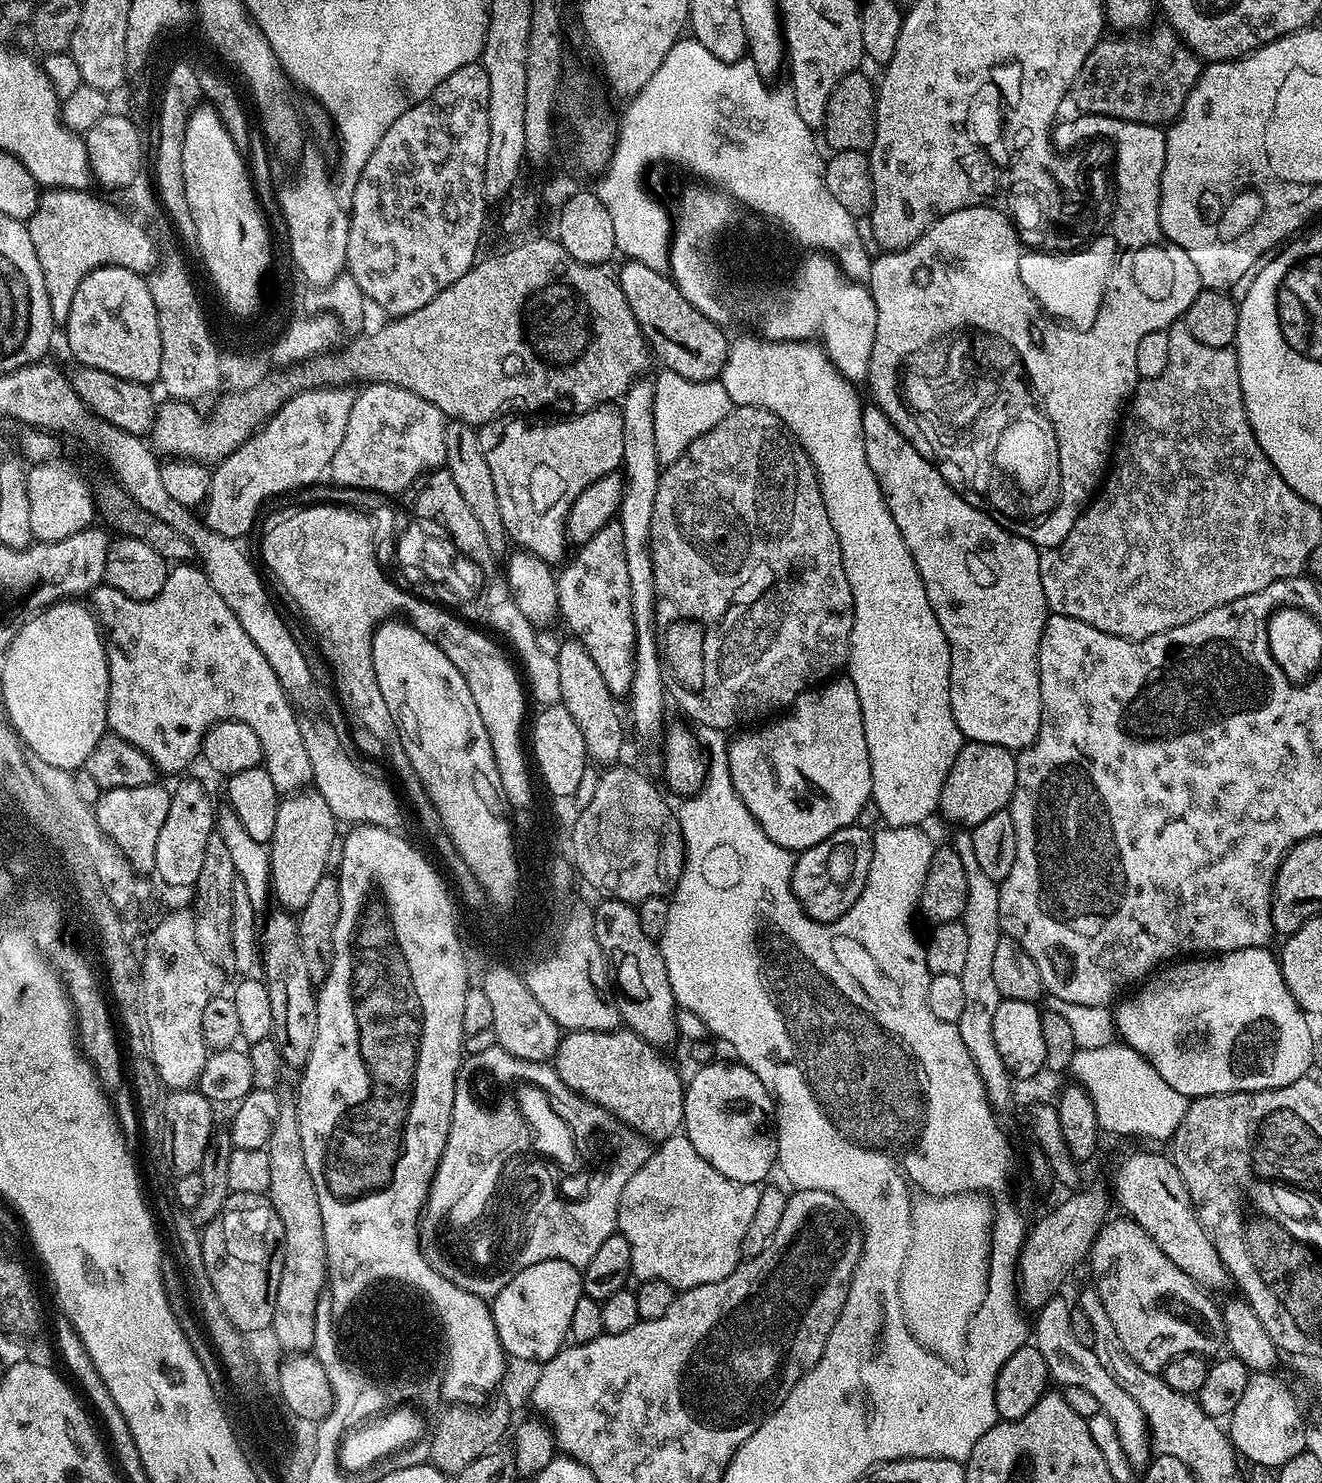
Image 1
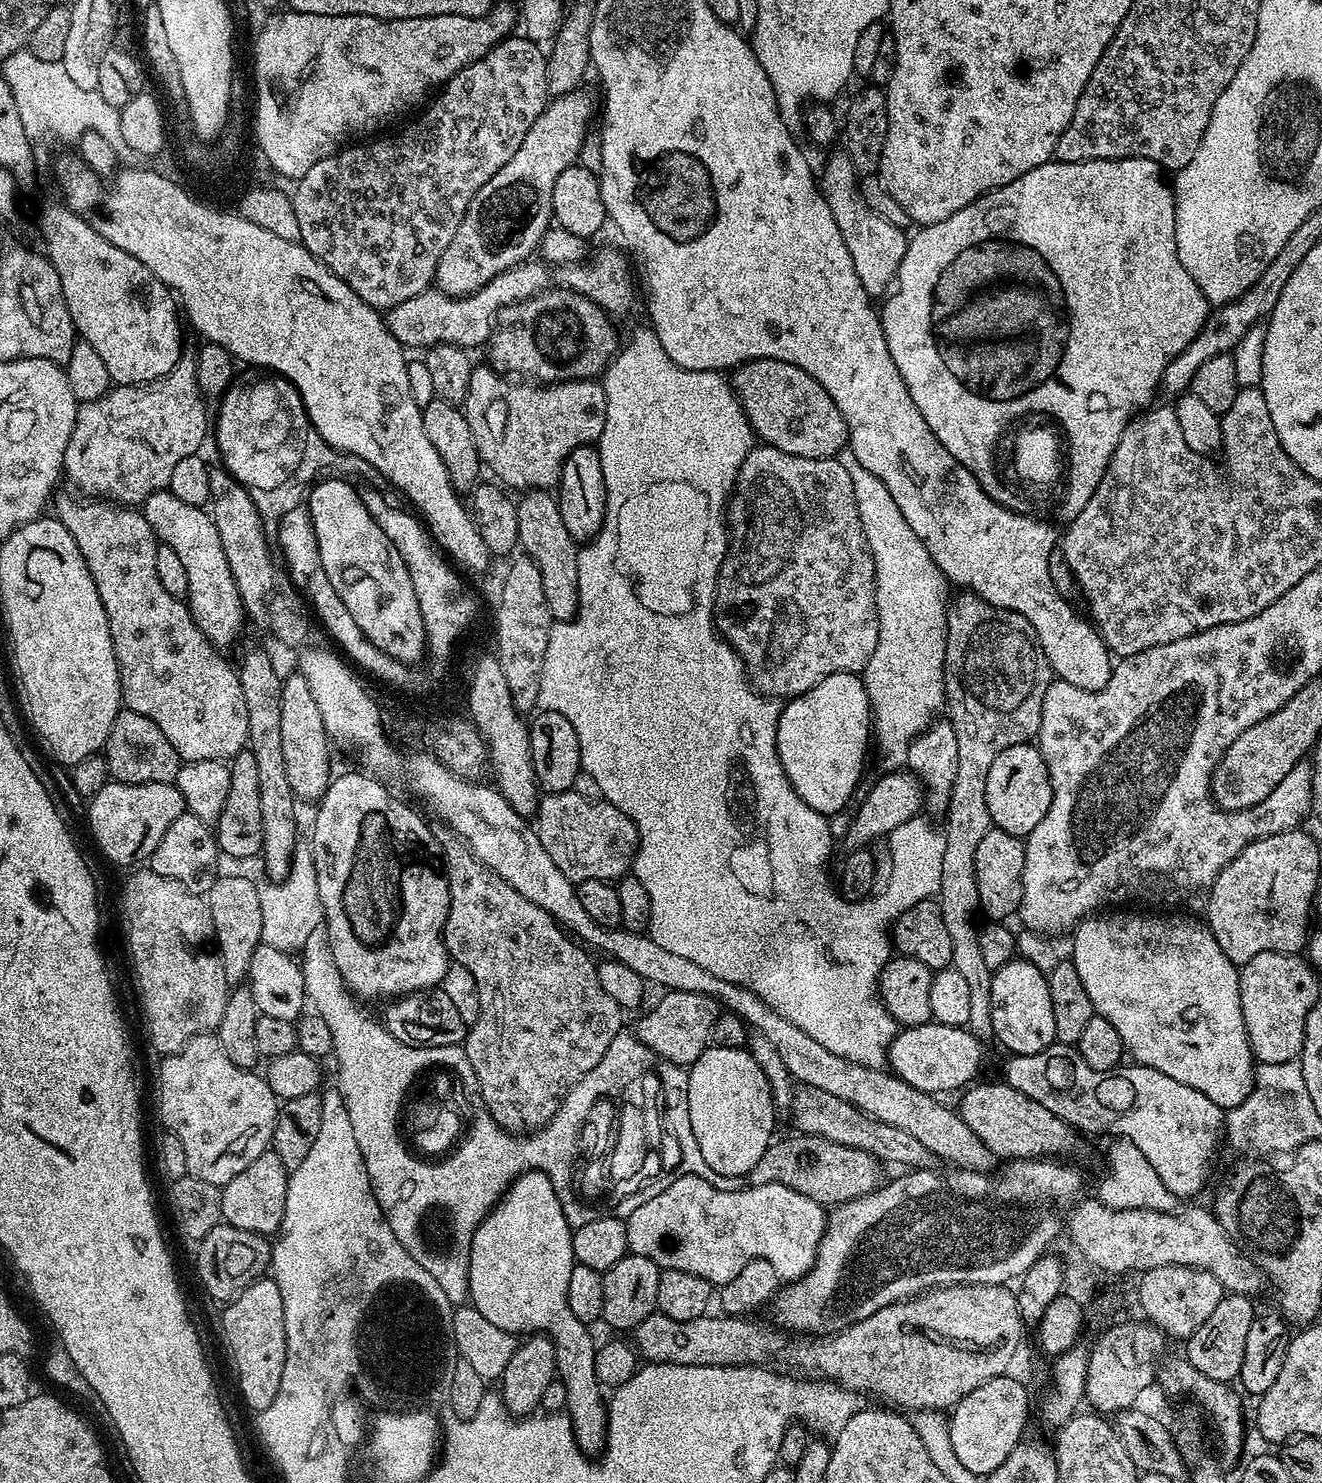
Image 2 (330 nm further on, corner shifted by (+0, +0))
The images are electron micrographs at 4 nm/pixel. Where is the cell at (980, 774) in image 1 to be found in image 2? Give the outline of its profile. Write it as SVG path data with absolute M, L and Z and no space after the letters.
M1035 743L1010 746L994 758L986 780L986 804L995 827L1021 838L1026 838L1034 826L1046 818L1046 810L1052 805L1052 783L1046 762Z

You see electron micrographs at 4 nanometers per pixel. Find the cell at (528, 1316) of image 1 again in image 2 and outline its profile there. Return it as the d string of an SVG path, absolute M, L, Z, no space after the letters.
M533 1170L517 1176L508 1191L500 1197L500 1203L476 1227L470 1246L468 1295L471 1307L476 1308L478 1314L486 1318L486 1322L494 1322L494 1326L502 1326L502 1330L513 1334L540 1333L551 1338L556 1347L558 1378L569 1390L574 1390L574 1402L567 1405L566 1415L576 1435L576 1444L585 1456L596 1458L603 1453L604 1445L608 1442L608 1406L600 1379L594 1370L598 1340L592 1337L593 1329L589 1325L570 1314L570 1306L566 1302L566 1289L574 1263L573 1231L558 1202L556 1185L551 1175L548 1177L544 1170Z

